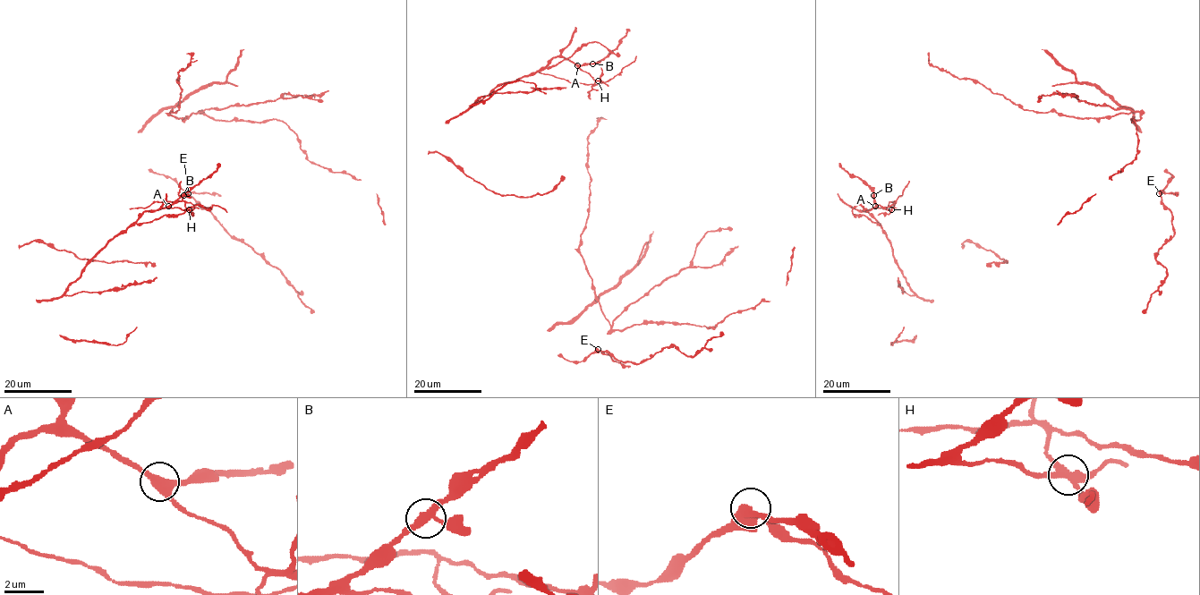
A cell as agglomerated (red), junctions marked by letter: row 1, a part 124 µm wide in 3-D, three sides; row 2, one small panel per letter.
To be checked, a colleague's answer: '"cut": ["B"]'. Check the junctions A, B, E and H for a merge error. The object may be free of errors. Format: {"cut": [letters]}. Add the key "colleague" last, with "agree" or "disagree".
{"cut": ["H"], "colleague": "disagree"}

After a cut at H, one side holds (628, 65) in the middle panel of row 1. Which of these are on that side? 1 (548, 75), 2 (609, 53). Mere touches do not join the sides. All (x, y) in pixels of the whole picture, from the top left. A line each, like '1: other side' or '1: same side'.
1: same side
2: other side

